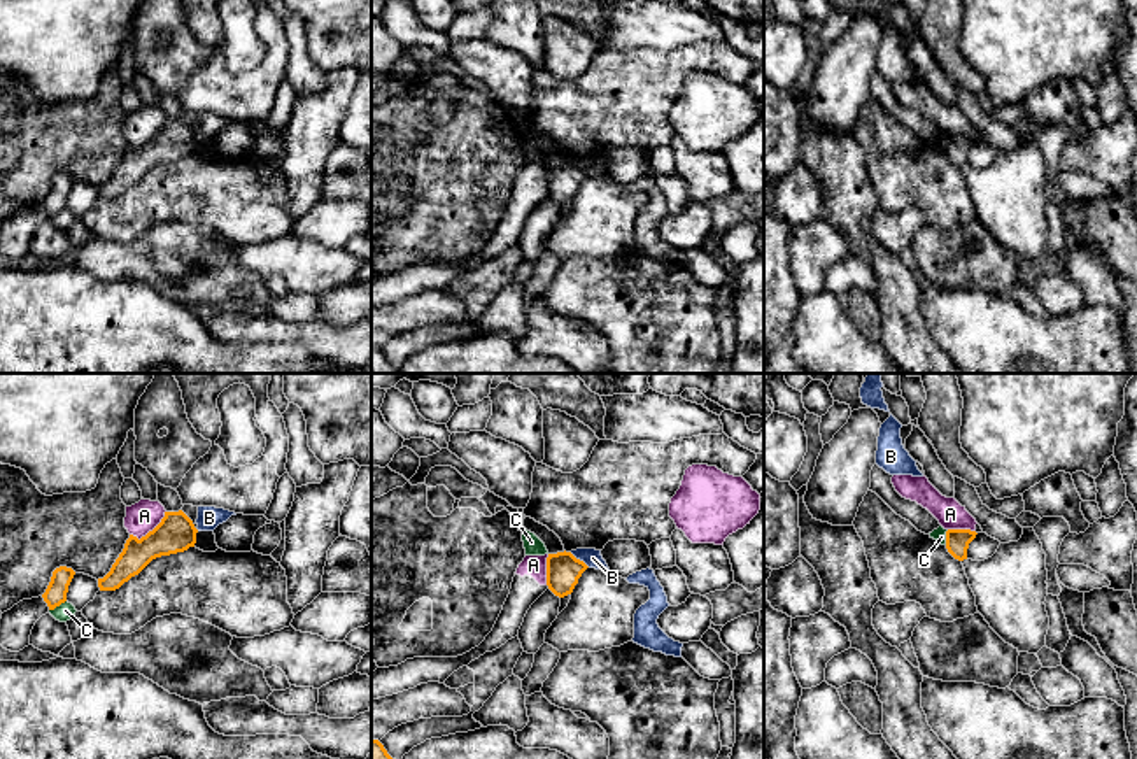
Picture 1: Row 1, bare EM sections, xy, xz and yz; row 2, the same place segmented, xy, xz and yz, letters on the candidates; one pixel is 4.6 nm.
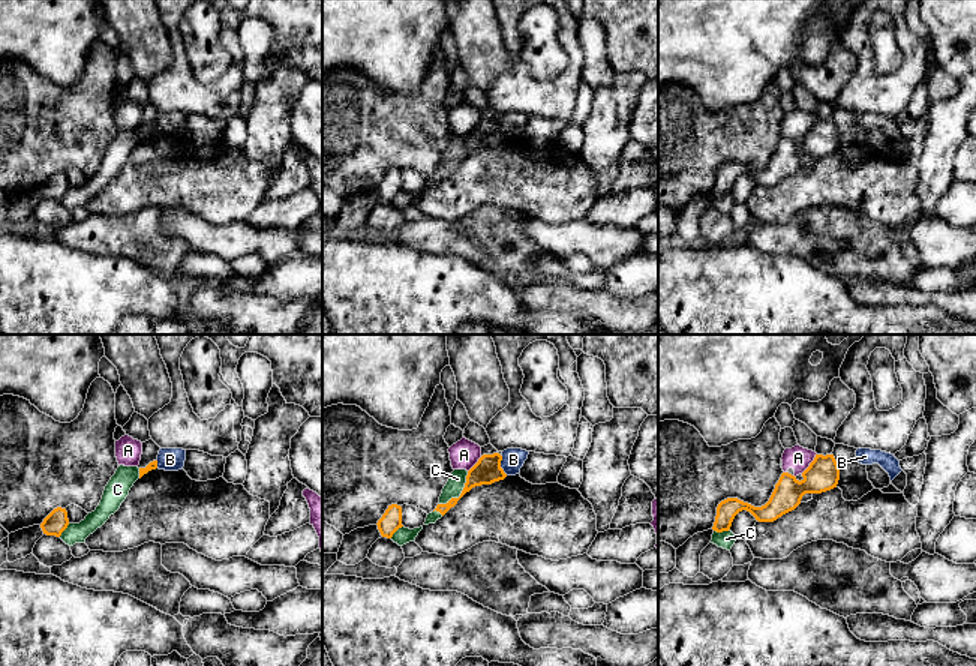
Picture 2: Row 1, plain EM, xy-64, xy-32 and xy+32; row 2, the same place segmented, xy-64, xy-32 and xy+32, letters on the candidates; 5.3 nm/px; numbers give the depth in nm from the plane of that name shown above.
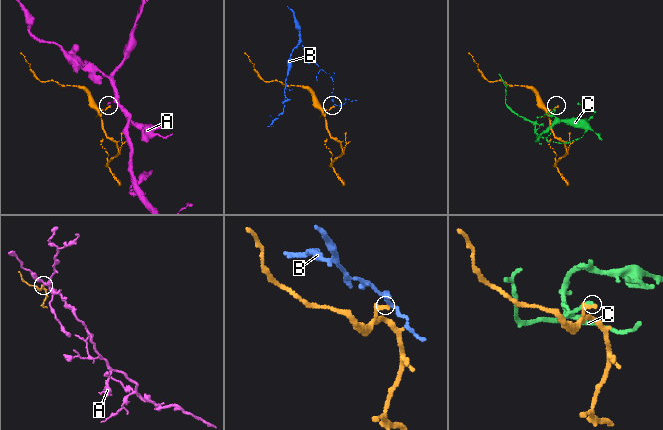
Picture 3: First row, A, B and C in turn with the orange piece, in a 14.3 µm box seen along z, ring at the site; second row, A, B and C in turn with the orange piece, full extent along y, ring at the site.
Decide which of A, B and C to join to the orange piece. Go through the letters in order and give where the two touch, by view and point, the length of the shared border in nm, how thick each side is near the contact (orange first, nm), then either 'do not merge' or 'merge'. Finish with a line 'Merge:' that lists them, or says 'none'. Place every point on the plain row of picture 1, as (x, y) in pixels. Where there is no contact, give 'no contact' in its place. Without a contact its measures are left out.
A: xy (149, 139) | 200 nm | 180/140 nm | do not merge
B: xz (579, 167) | 120 nm | 160/90 nm | do not merge
C: xy (56, 212) | 90 nm | 100/80 nm | do not merge
Merge: none

